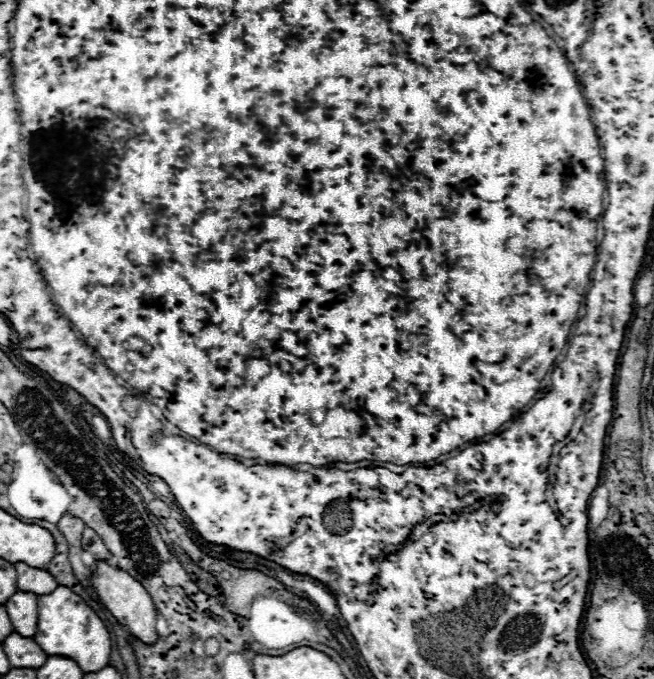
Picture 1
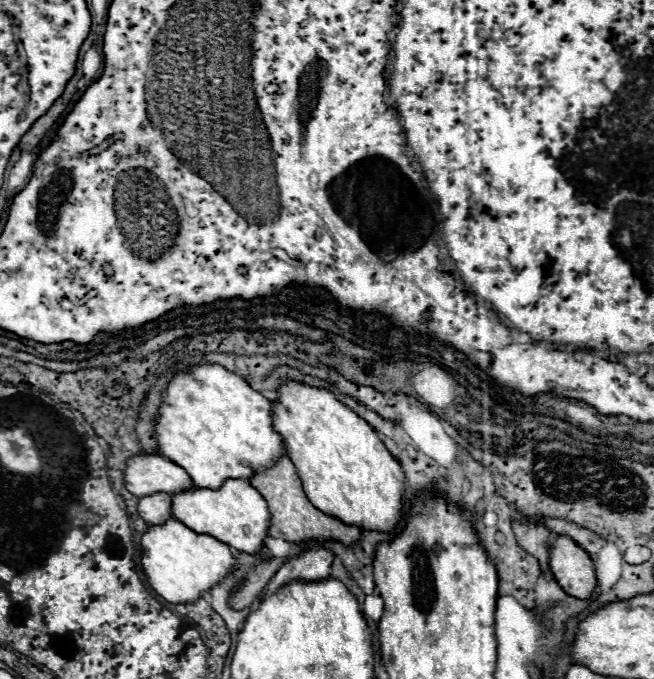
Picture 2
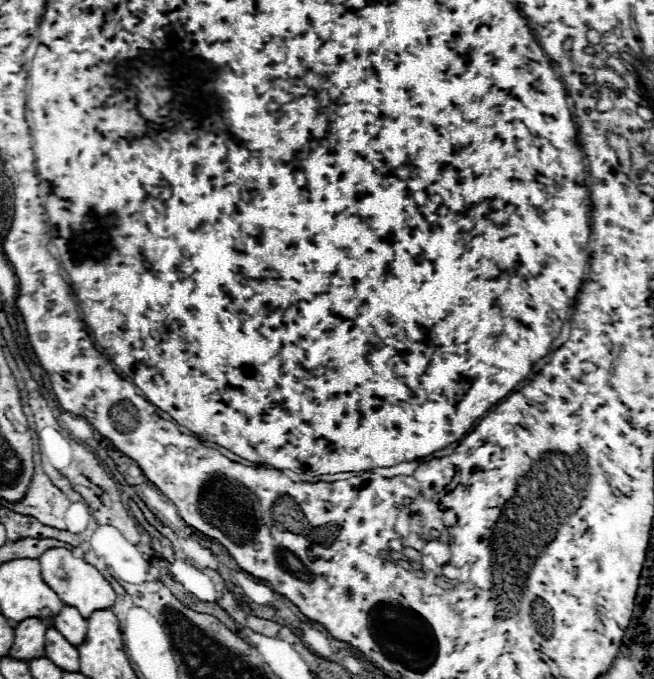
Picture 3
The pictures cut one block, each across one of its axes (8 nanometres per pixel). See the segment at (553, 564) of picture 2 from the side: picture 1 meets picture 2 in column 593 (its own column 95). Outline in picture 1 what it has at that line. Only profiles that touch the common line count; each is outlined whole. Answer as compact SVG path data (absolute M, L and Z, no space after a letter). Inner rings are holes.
M98 560L96 562L96 568L94 572L90 574L90 582L92 582L92 588L94 592L98 594L100 602L108 608L108 612L136 638L140 638L142 642L146 644L152 644L158 640L158 634L156 634L156 610L154 610L154 604L152 604L152 598L148 596L148 592L142 588L142 584L128 576L128 572L120 570L120 568L114 568L110 566L108 562L104 560Z

